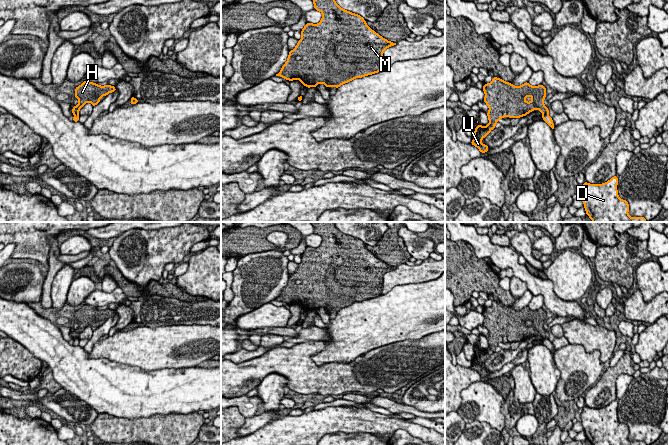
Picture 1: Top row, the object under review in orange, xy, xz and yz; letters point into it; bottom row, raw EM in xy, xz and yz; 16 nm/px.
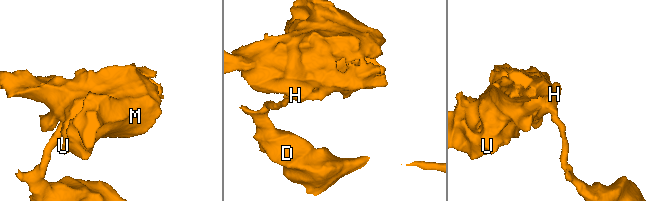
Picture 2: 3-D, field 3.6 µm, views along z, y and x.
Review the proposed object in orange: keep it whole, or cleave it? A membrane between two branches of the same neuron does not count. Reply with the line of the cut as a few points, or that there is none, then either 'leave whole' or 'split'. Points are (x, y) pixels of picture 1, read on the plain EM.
cut in yz along (543, 337), (547, 338); split

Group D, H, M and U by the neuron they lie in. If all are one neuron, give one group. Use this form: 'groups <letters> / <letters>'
groups D / H M U

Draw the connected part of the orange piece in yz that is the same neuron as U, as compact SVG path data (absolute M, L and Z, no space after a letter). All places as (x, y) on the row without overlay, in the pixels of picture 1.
M493 301L492 306L484 308L482 314L485 317L484 326L489 331L489 335L486 337L489 348L481 350L478 347L473 358L475 362L470 367L476 370L481 377L485 377L489 373L481 364L495 352L499 343L505 340L520 342L533 334L540 334L542 338L549 337L548 332L544 329L546 312L542 308L531 310L529 306L526 306L517 311Z

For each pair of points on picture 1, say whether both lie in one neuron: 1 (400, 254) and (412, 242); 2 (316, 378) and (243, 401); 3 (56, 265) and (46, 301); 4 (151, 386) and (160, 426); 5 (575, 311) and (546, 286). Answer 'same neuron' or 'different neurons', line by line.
1: different neurons
2: different neurons
3: same neuron
4: different neurons
5: same neuron

